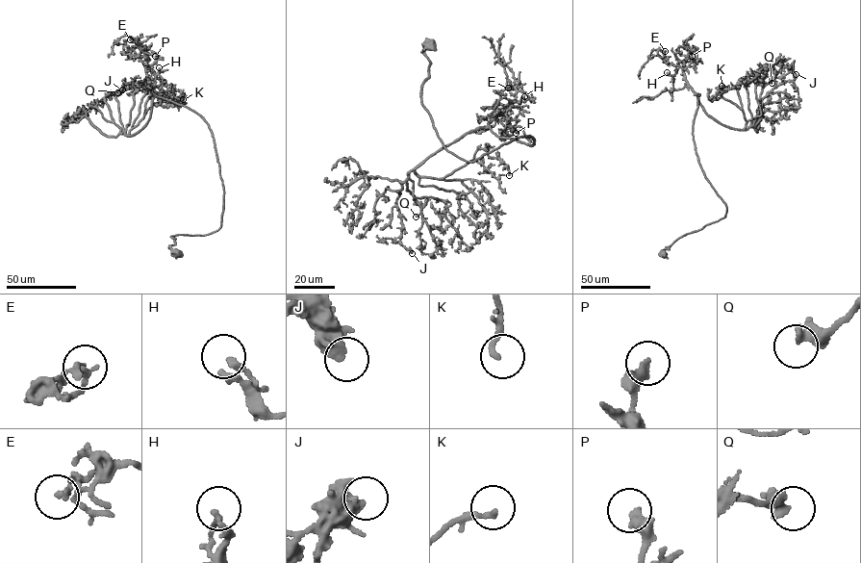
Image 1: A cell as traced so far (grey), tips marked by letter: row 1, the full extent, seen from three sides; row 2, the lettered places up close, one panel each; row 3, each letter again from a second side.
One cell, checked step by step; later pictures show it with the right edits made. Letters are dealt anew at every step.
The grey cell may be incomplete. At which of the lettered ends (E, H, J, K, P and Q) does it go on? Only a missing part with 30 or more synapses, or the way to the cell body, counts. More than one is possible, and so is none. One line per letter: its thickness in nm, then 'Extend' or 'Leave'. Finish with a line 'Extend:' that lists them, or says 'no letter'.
E: Thickness 200 nm. Leave
H: Thickness 180 nm. Leave
J: Thickness 360 nm. Leave
K: Thickness 190 nm. Leave
P: Thickness 360 nm. Leave
Q: Thickness 480 nm. Leave
Extend: no letter

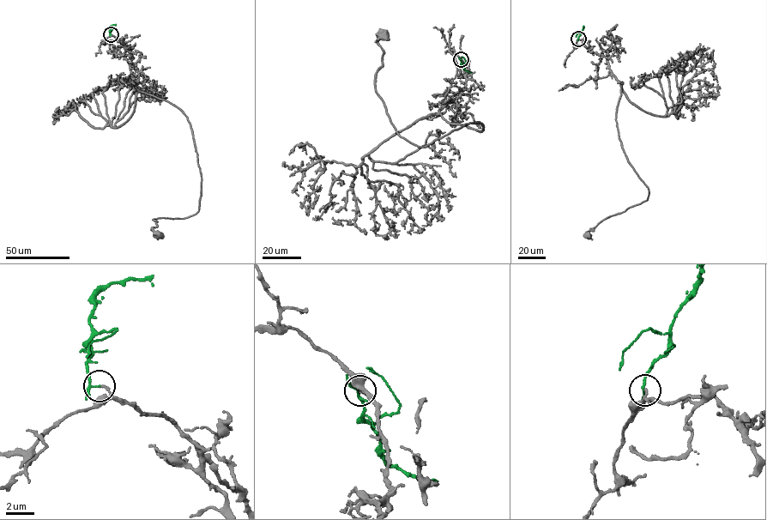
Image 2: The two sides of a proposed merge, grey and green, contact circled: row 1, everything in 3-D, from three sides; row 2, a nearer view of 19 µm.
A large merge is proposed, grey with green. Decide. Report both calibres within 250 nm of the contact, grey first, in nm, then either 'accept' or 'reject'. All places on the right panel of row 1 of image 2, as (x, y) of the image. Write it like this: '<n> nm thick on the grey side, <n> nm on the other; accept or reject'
160 nm thick on the grey side, 120 nm on the other; reject

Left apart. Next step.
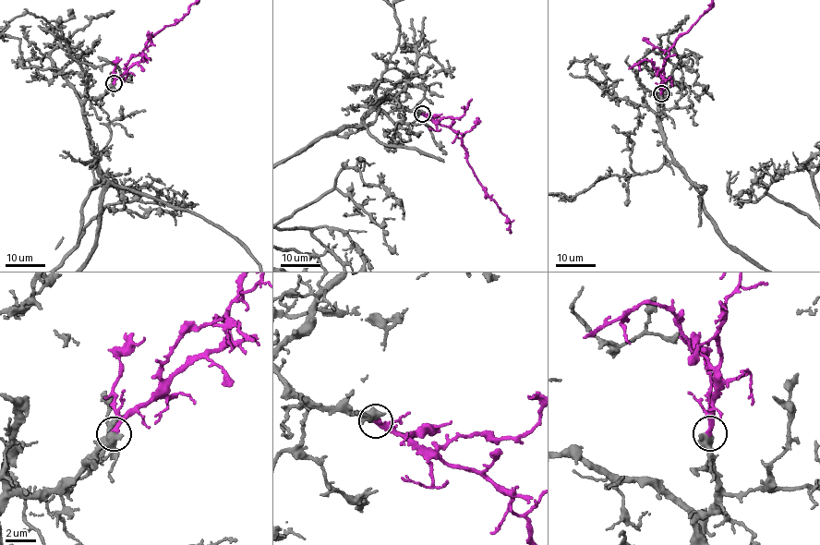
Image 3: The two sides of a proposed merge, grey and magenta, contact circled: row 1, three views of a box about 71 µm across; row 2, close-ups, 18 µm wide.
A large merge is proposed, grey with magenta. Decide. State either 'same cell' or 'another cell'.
same cell

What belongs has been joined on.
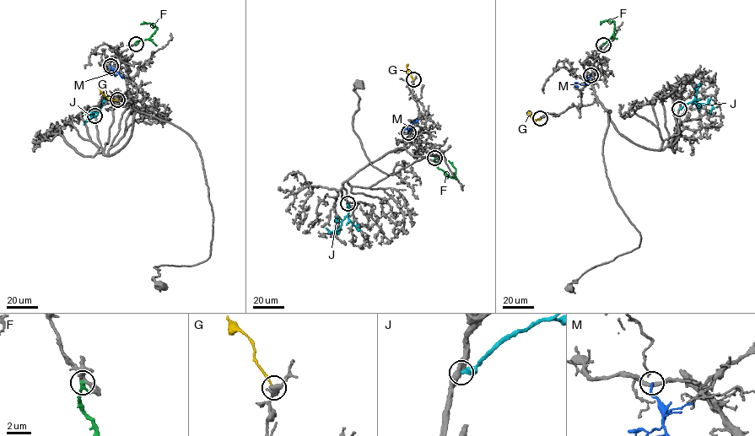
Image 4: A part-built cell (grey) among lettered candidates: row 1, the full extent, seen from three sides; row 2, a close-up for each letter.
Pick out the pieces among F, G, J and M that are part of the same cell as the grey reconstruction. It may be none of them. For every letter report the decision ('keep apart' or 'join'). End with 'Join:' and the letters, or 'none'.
F: keep apart
G: keep apart
J: keep apart
M: keep apart
Join: none

